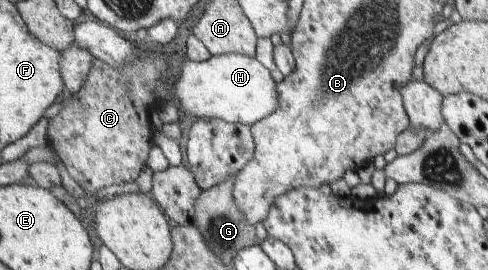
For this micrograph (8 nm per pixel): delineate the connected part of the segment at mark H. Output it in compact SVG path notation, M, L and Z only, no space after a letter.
M240 53L211 56L205 61L188 59L171 82L185 117L190 120L222 119L252 126L279 107L278 84L270 70L254 57Z

